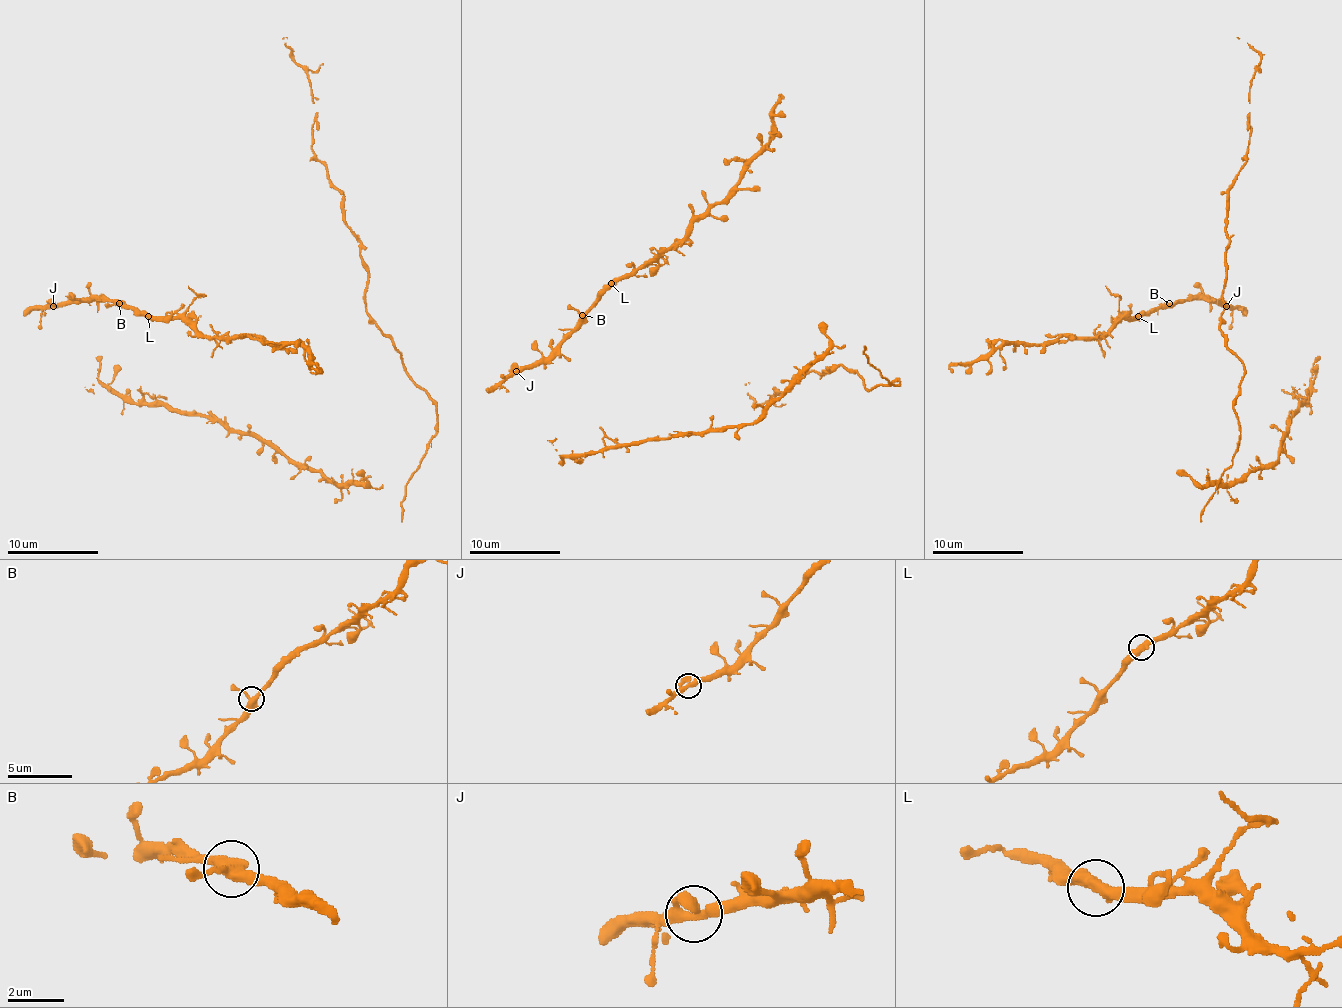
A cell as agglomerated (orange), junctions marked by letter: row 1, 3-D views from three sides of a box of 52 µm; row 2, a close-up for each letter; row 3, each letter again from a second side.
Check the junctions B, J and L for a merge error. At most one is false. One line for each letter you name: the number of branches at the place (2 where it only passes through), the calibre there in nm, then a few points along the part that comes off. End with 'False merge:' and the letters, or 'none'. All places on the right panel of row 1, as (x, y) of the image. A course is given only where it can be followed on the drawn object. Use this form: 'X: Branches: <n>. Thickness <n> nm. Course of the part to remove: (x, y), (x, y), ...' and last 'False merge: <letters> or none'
False merge: none

